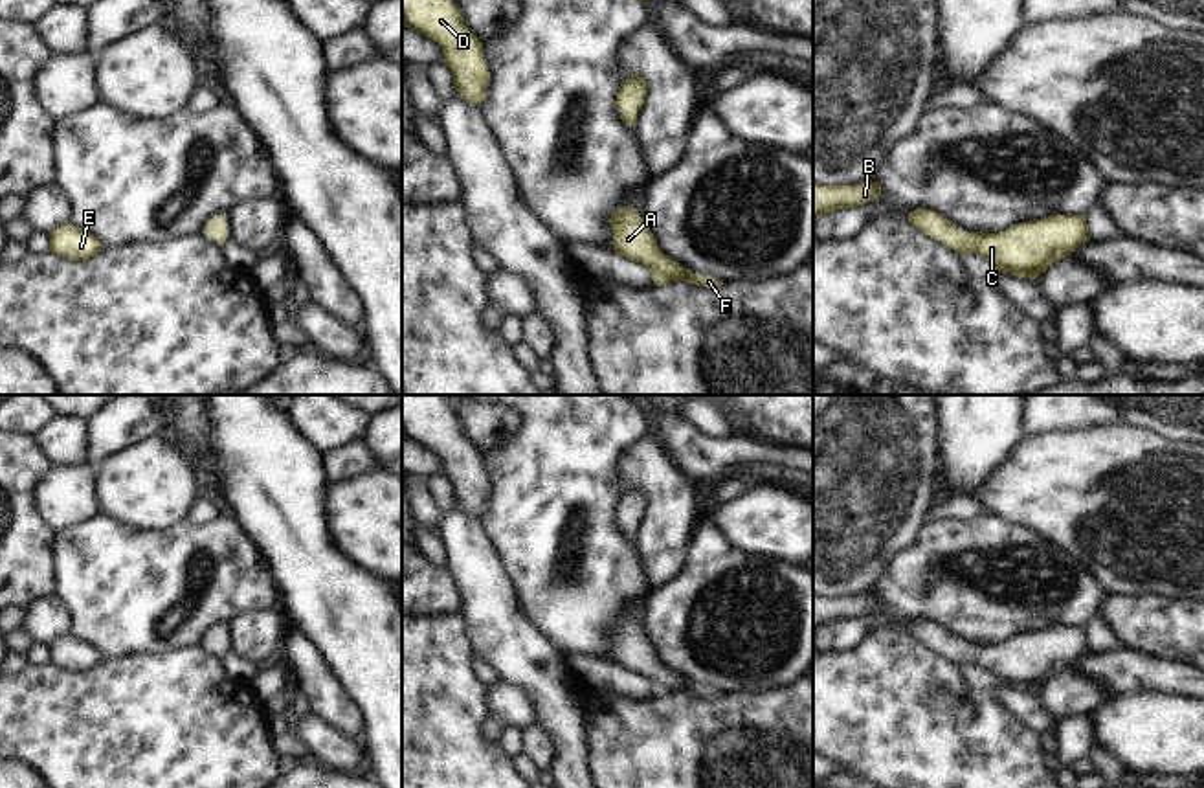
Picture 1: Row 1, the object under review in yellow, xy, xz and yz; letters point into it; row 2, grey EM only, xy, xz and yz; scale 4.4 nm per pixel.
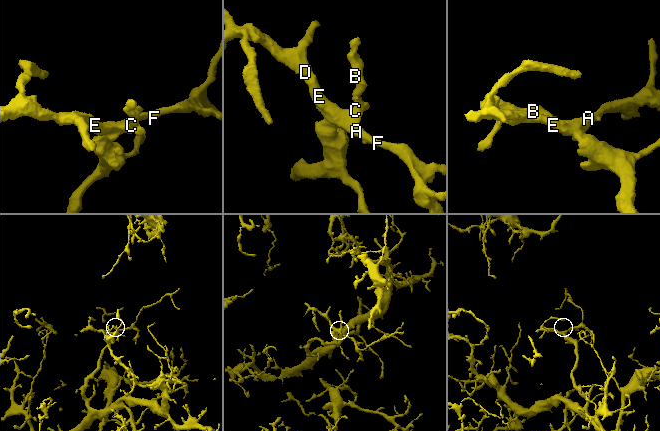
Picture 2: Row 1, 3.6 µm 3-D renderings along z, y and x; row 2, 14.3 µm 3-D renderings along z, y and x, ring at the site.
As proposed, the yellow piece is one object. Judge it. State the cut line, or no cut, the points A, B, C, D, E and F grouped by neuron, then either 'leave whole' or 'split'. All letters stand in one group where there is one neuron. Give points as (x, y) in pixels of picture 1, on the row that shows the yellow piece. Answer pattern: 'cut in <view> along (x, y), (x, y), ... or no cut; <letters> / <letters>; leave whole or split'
no cut; A B C D E F; leave whole

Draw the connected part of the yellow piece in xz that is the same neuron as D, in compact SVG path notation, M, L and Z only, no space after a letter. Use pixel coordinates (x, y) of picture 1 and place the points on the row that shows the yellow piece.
M402 0L402 20L406 28L426 35L442 48L442 62L453 73L455 90L470 103L481 107L486 97L490 72L483 55L483 42L464 26L457 4L453 0Z

